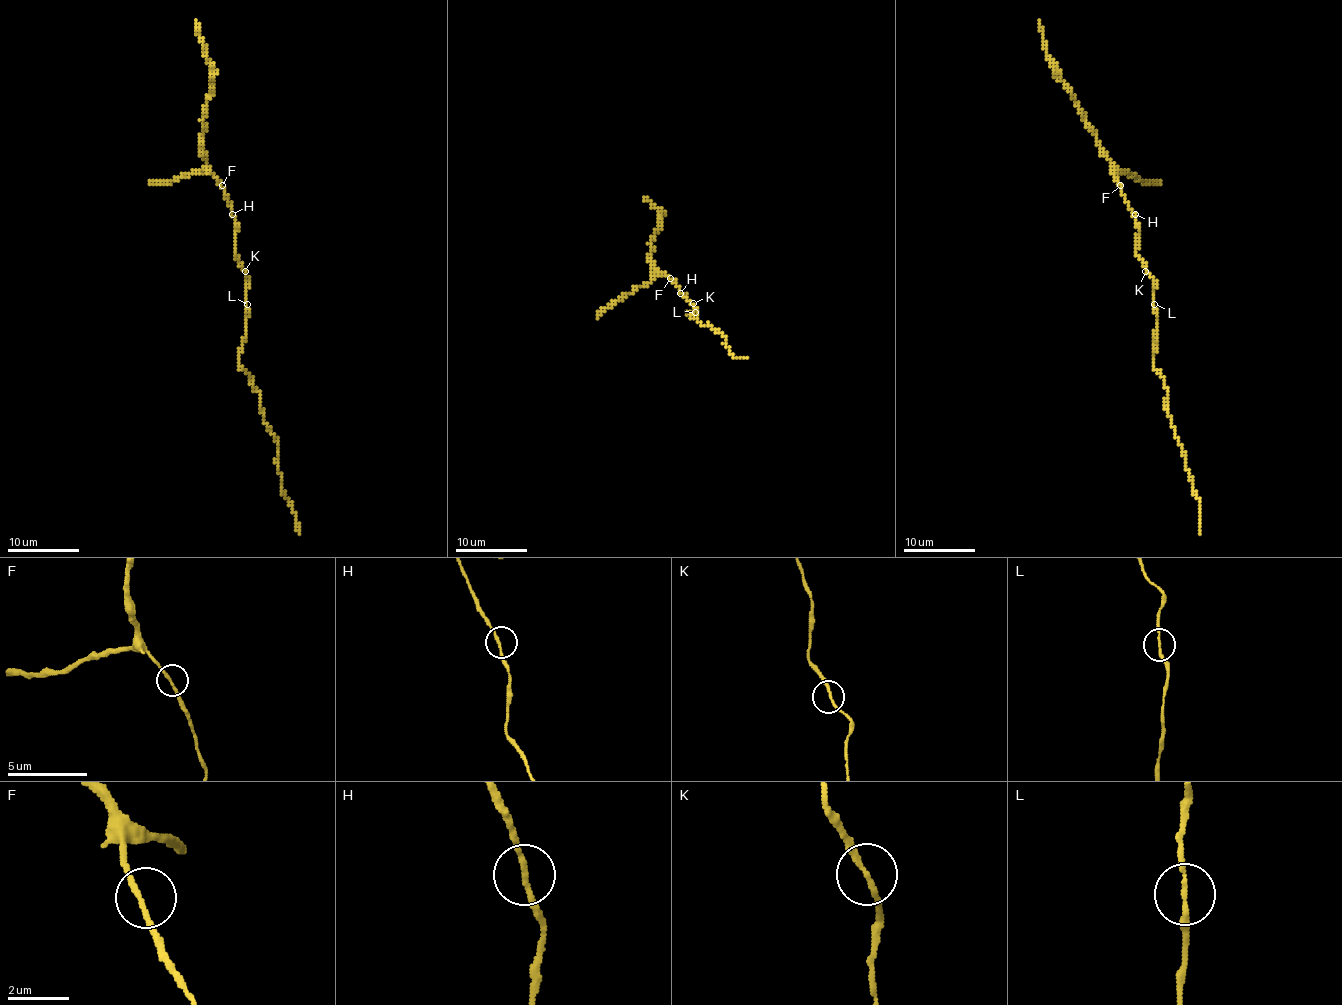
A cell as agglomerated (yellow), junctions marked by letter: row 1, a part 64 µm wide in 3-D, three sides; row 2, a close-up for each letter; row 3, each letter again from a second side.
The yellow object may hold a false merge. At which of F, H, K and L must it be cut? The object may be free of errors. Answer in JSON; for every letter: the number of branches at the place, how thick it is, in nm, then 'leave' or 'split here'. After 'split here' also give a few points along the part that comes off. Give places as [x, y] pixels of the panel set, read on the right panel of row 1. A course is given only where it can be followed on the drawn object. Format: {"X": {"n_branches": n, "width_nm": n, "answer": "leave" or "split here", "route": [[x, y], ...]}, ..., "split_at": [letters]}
{"F": {"n_branches": 2, "width_nm": 170, "answer": "leave"}, "H": {"n_branches": 2, "width_nm": 170, "answer": "leave"}, "K": {"n_branches": 2, "width_nm": 160, "answer": "leave"}, "L": {"n_branches": 2, "width_nm": 170, "answer": "leave"}, "split_at": []}

